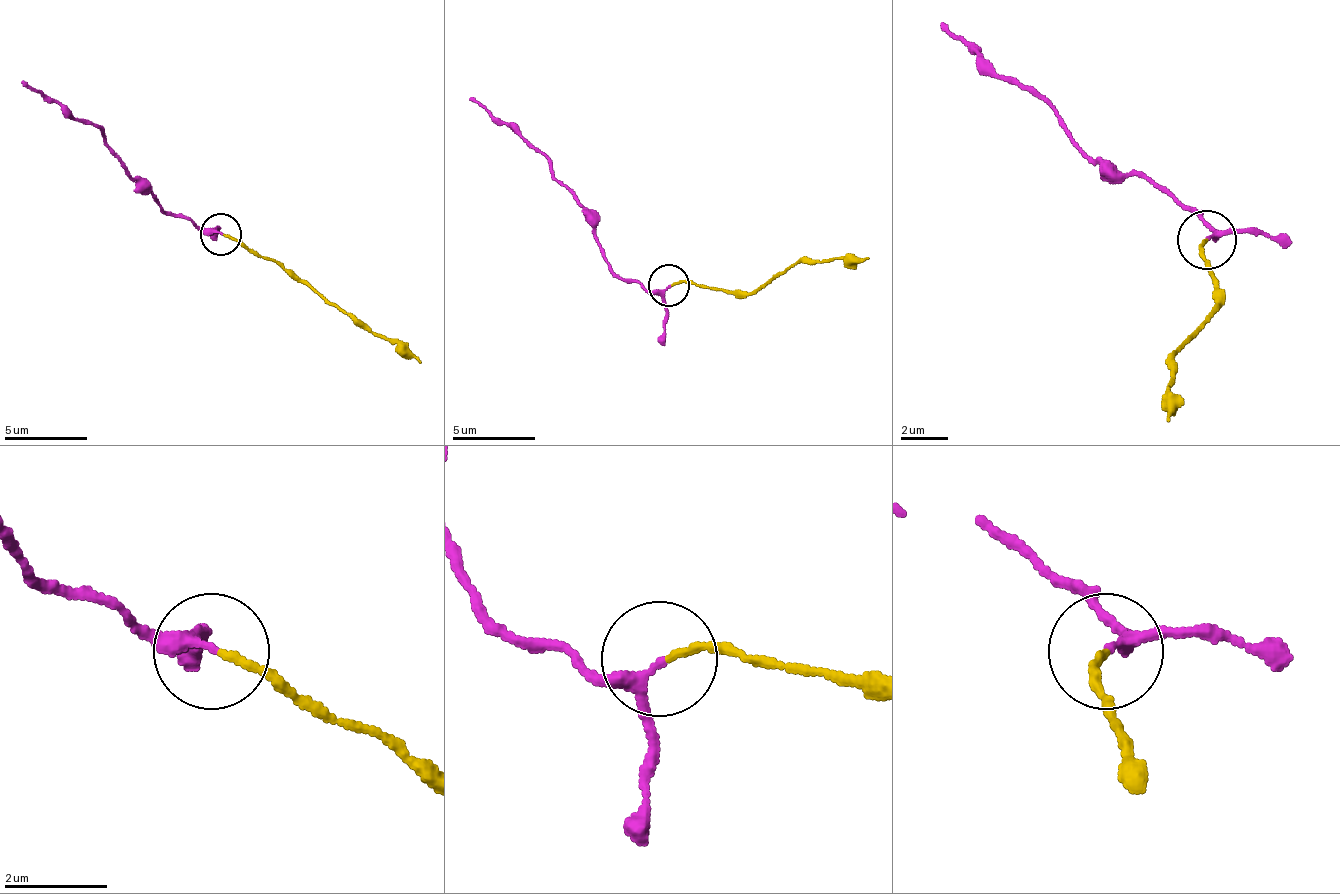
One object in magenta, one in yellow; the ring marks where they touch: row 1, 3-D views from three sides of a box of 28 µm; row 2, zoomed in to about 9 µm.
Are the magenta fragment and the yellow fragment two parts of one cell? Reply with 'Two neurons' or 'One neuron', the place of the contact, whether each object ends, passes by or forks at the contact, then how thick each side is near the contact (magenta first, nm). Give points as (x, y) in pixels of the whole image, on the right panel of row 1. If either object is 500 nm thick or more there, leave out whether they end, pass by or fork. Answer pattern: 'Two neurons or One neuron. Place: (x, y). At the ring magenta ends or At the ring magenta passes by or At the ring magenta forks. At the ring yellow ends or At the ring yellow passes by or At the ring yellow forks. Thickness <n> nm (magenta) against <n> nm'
One neuron. Place: (1206, 239). At the ring magenta passes by. At the ring yellow ends. Thickness 200 nm (magenta) against 140 nm

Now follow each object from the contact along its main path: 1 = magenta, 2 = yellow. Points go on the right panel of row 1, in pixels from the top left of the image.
1: (1208, 238), (1214, 232), (1131, 173), (1108, 173), (1055, 114), (943, 26)
2: (1208, 238), (1214, 308), (1172, 355), (1167, 385), (1167, 420)

